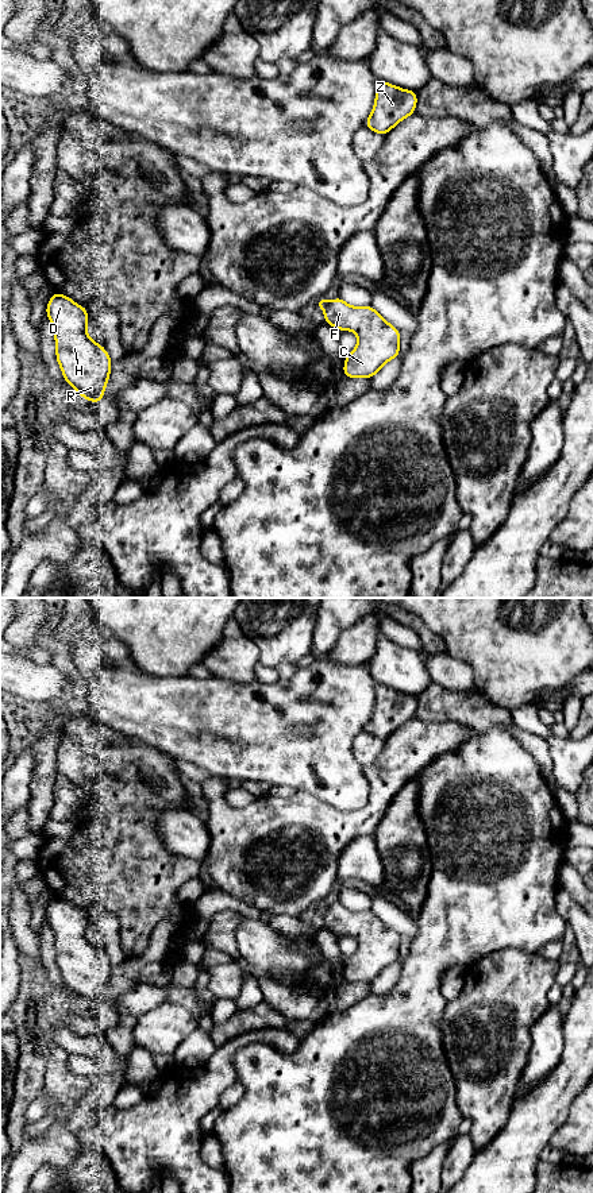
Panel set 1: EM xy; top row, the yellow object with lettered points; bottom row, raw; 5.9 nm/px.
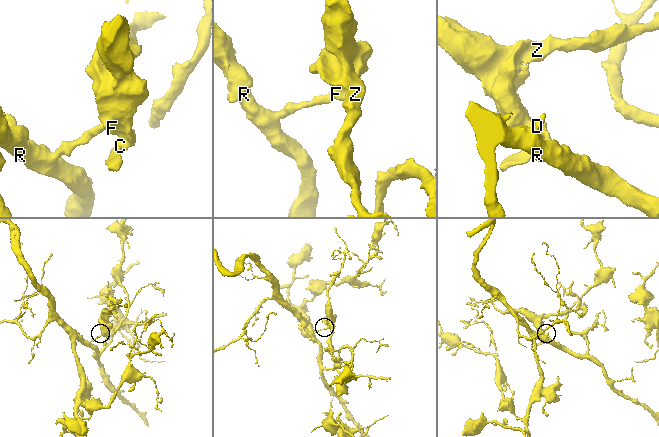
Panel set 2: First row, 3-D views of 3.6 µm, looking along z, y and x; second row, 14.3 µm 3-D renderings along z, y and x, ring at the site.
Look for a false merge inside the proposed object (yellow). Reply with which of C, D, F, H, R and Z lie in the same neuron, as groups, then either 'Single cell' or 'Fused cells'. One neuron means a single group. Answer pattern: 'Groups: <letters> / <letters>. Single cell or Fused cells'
Groups: C F Z / D H R. Fused cells

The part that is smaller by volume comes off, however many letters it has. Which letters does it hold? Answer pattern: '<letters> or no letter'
C, F, Z

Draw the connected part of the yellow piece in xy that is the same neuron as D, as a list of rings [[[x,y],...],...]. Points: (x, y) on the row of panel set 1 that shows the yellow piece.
[[[54,292],[46,305],[46,316],[54,328],[55,359],[65,382],[84,399],[101,402],[112,359],[107,350],[88,335],[86,308]]]

